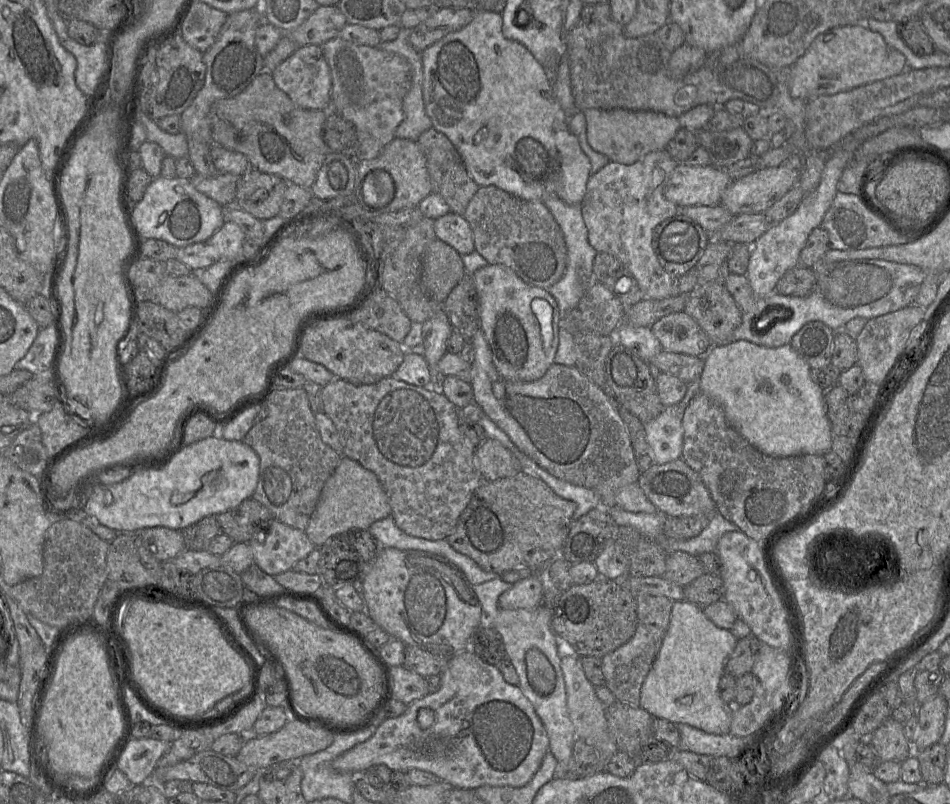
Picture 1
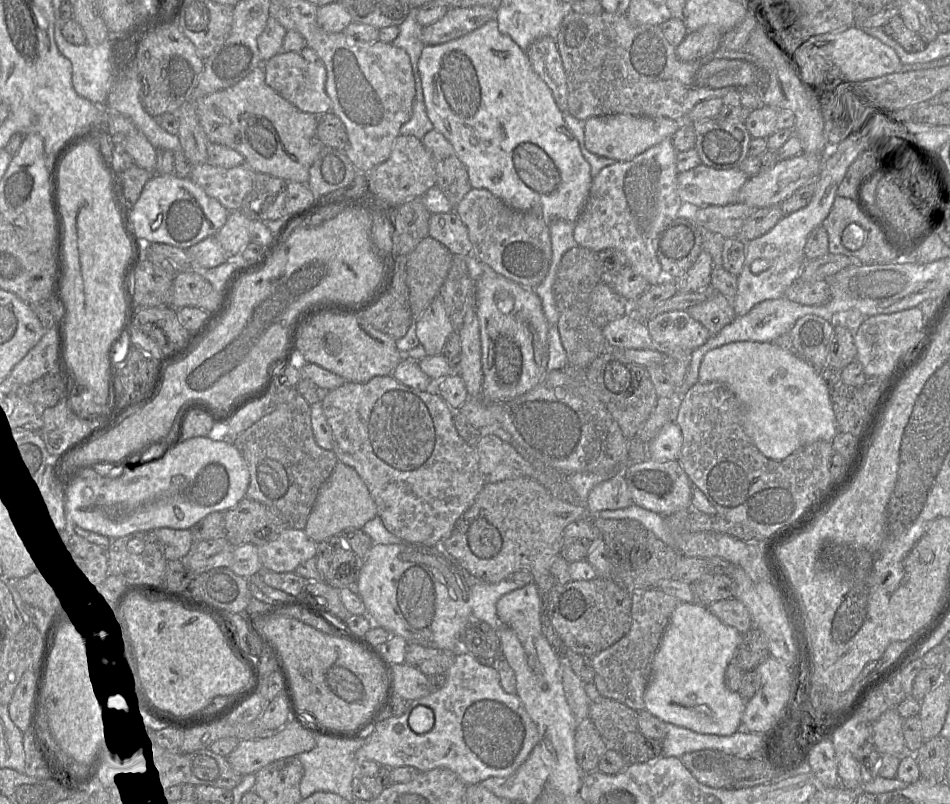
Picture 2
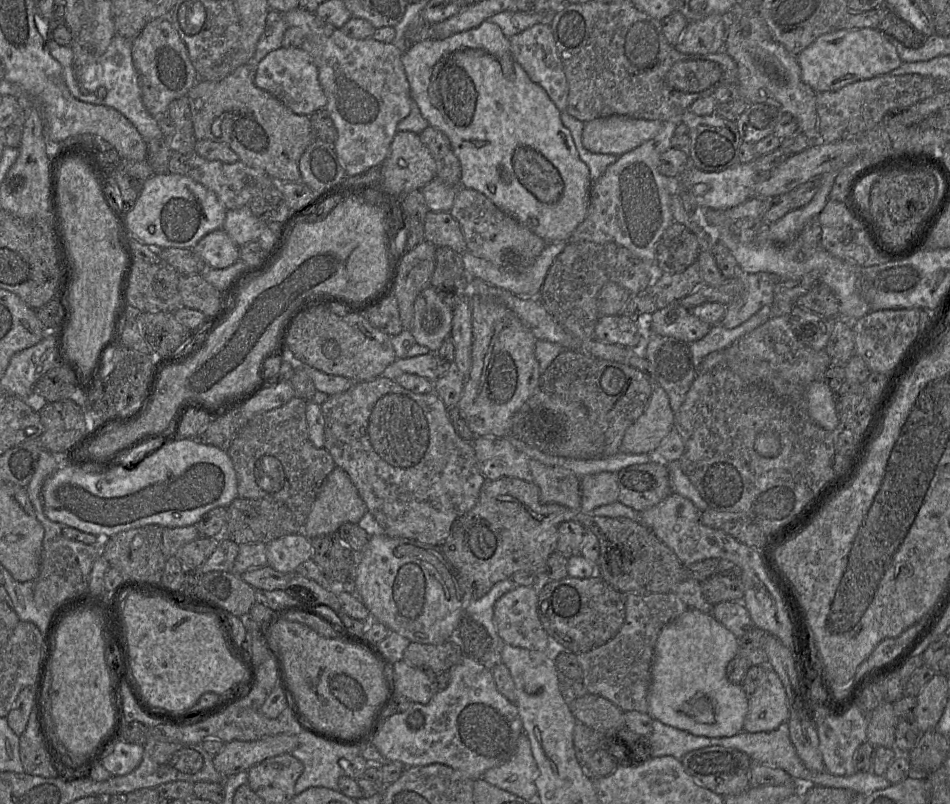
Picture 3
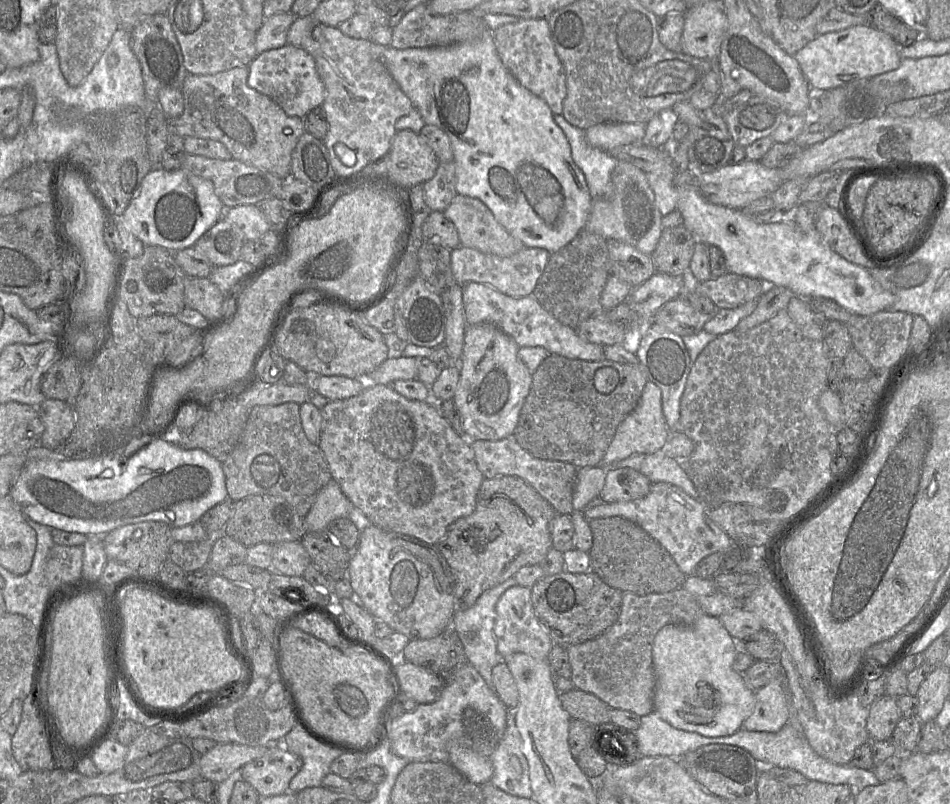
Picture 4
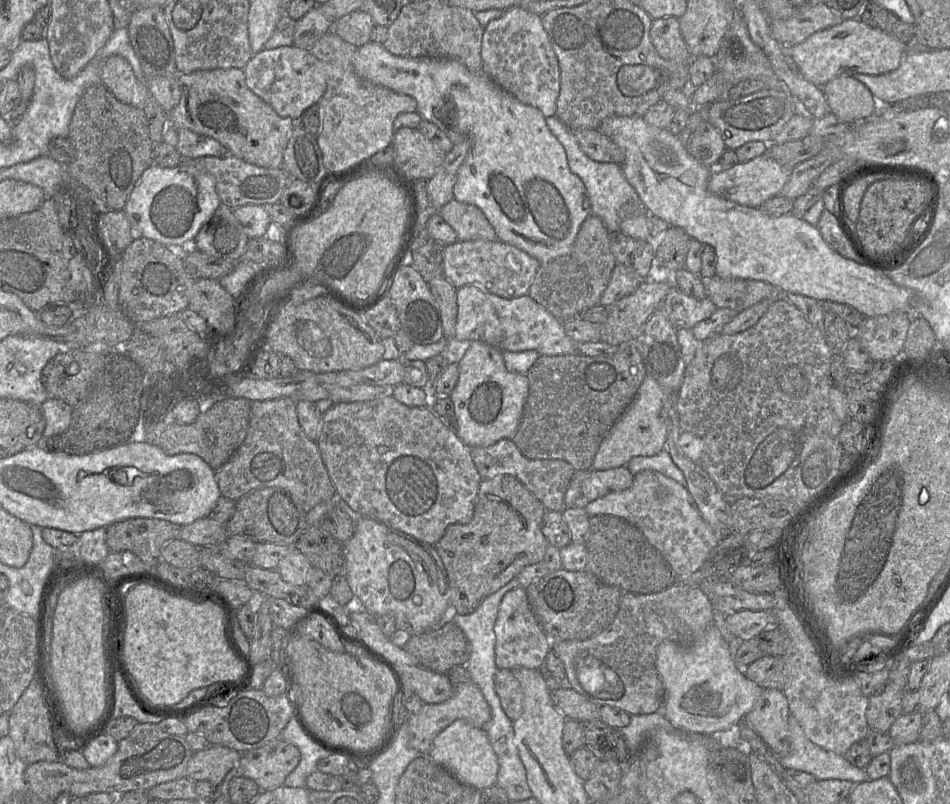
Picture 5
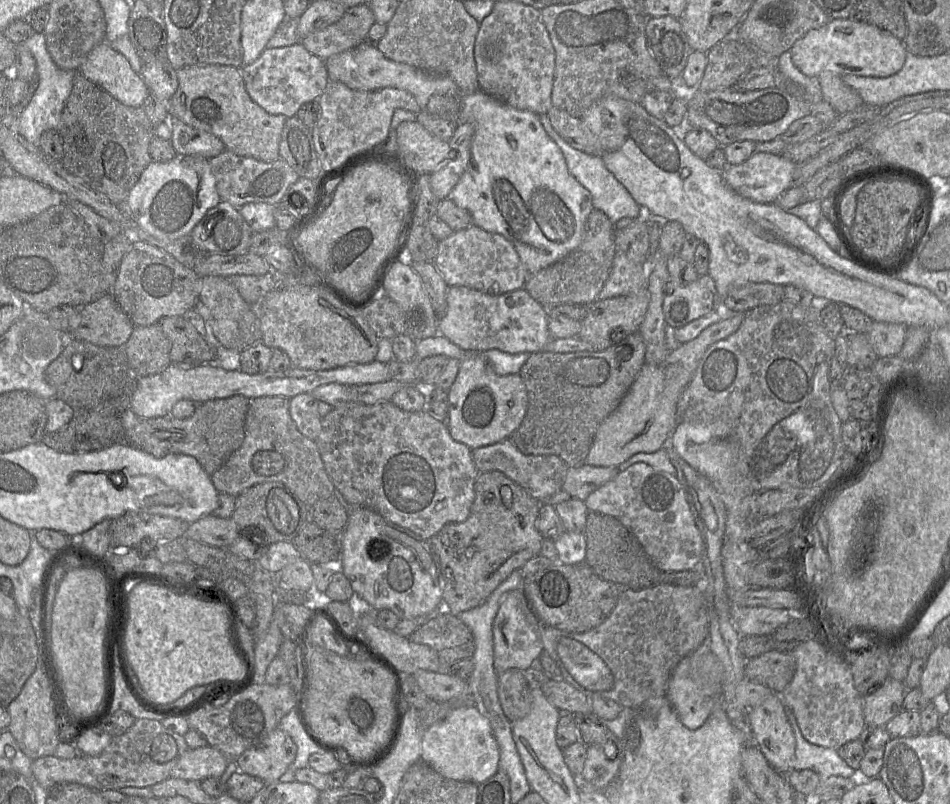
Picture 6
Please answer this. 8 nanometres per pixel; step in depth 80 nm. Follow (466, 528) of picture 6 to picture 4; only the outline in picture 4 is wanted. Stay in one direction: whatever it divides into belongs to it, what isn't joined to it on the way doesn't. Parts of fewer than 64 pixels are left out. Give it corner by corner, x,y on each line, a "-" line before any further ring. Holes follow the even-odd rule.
516,476
484,478
473,512
457,519
438,543
455,576
455,610
470,608
486,591
525,566
540,565
552,548
549,523
557,514
531,485

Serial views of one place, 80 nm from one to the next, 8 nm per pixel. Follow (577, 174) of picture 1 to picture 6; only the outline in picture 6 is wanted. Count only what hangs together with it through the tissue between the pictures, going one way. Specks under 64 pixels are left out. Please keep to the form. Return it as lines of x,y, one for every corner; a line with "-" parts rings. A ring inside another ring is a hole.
363,41
356,48
333,55
324,62
330,81
341,82
351,89
361,91
383,88
405,90
414,96
421,111
457,126
464,123
474,126
470,165
448,198
470,213
474,225
510,241
529,276
557,263
578,247
587,218
594,209
591,194
568,171
564,154
546,133
539,115
508,106
481,90
464,95
451,77
427,73
414,66
392,61
375,43
369,41

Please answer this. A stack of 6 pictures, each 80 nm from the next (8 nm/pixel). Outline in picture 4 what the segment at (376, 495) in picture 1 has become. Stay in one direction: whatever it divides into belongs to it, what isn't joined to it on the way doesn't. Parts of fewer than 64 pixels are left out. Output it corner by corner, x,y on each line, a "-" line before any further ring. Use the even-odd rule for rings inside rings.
331,479
318,493
305,517
305,531
326,531
334,519
348,517
353,504
345,496
339,484

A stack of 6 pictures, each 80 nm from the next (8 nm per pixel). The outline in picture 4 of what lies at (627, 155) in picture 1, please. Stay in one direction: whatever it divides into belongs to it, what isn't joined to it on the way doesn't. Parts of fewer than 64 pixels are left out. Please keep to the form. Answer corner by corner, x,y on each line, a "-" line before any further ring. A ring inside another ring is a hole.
601,123
585,130
588,143
604,151
622,145
640,143
645,133
644,123

